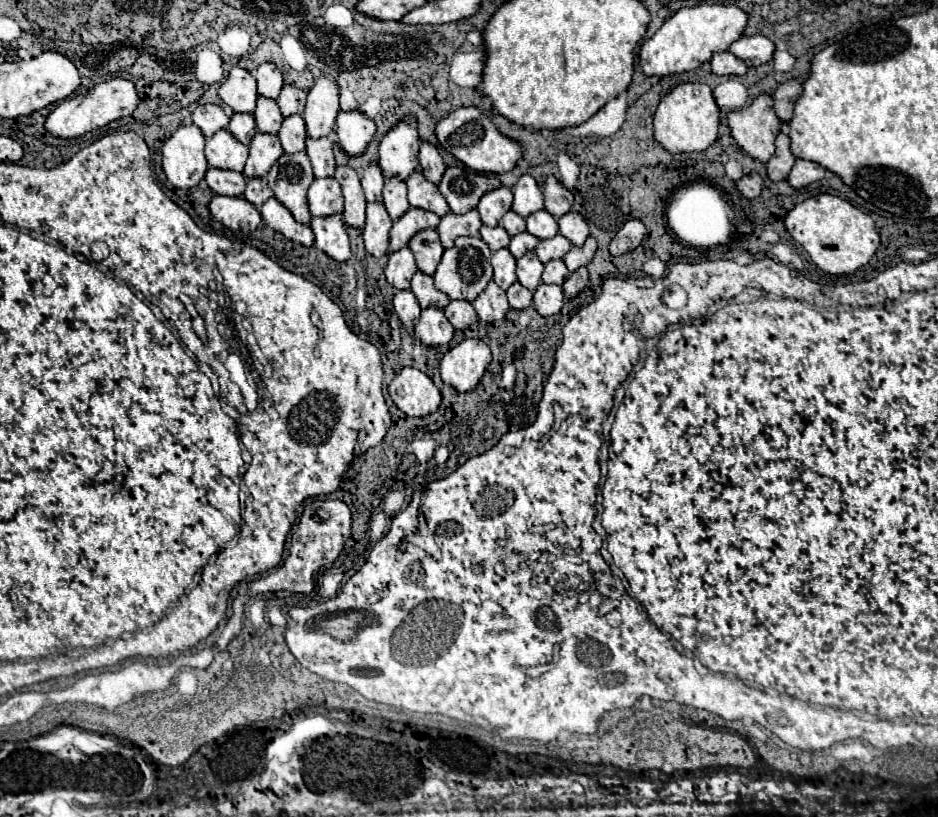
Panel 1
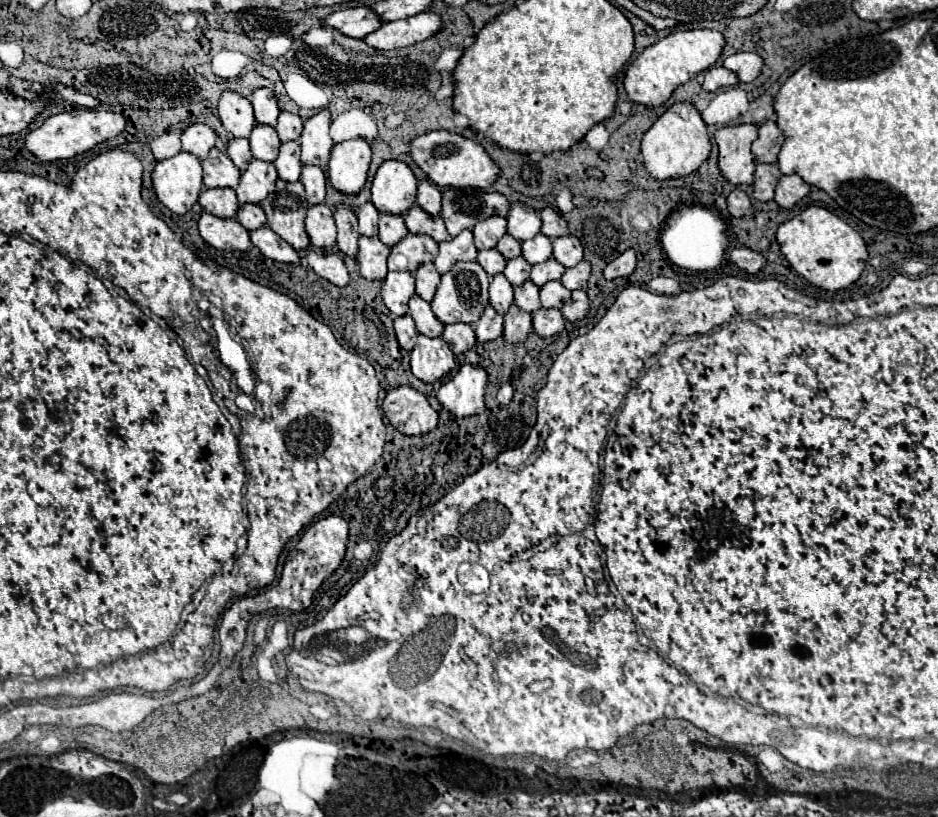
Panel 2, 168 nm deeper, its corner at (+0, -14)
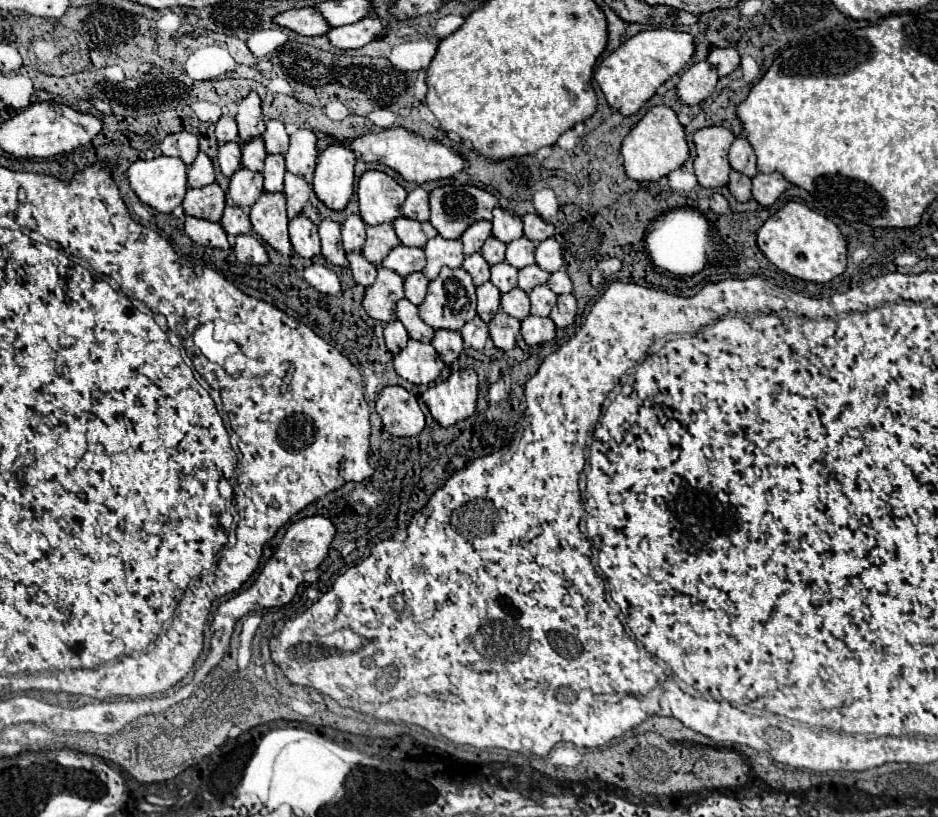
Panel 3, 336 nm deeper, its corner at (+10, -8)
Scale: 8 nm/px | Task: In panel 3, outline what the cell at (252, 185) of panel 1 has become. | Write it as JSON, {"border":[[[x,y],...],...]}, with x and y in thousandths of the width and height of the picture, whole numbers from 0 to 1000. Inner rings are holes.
{"border":[[[242,250],[238,267],[236,267],[236,277],[240,279],[240,284],[244,289],[255,289],[255,286],[263,286],[268,284],[268,274],[265,274],[265,262],[251,252],[251,250]]]}

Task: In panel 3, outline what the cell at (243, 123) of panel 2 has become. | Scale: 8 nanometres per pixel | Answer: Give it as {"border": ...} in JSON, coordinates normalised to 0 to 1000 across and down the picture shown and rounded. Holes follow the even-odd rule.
{"border":[[[240,140],[233,144],[233,149],[229,152],[229,166],[231,174],[246,174],[253,171],[253,149],[248,142]]]}

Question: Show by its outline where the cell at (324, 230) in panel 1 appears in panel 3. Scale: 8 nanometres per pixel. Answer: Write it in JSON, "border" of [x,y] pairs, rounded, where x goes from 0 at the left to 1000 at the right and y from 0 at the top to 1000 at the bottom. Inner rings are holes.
{"border":[[[329,323],[325,328],[325,345],[344,360],[359,360],[364,355],[361,338],[349,323]]]}

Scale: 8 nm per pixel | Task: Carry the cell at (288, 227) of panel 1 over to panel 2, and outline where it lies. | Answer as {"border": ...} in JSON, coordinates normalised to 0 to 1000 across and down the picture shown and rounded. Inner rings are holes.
{"border":[[[285,277],[270,282],[268,296],[272,304],[276,304],[276,308],[283,316],[289,316],[293,321],[319,321],[317,308],[306,296],[302,296],[302,291],[297,291],[293,284],[285,282]]]}

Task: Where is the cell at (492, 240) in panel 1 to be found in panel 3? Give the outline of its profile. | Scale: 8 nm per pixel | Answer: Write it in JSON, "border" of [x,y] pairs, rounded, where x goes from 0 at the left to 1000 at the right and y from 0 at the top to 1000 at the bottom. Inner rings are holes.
{"border":[[[506,308],[506,311],[500,311],[494,321],[494,328],[504,338],[504,345],[506,350],[511,348],[517,348],[521,343],[521,323],[519,318],[513,313],[513,308]]]}

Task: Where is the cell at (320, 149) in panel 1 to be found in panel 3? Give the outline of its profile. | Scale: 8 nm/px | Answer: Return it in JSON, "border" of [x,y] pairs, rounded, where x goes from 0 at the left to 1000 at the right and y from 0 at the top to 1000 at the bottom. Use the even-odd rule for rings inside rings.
{"border":[[[310,211],[304,213],[304,240],[306,240],[306,264],[314,267],[329,245],[332,225],[323,215],[312,215]]]}

